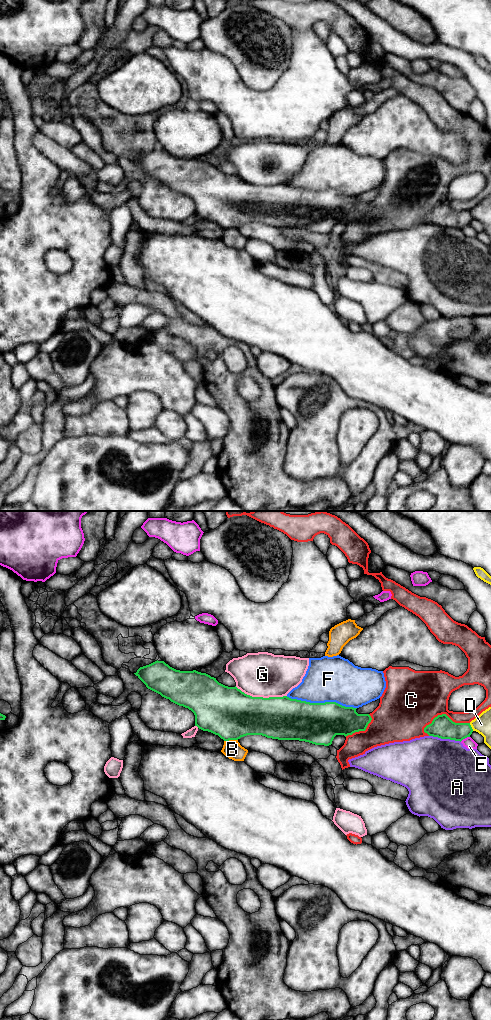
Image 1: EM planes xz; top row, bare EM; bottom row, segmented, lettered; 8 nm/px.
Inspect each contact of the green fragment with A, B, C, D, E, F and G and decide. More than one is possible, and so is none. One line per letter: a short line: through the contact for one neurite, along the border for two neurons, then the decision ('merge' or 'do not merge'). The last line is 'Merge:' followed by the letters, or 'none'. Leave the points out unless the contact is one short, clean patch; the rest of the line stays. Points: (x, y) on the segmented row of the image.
A: do not merge
B: do not merge
C: do not merge
D: do not merge
E: do not merge
F: do not merge
G: do not merge
Merge: none

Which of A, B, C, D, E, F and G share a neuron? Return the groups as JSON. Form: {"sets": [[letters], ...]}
{"sets": [["A"], ["B"], ["C"], ["D"], ["E", "G"], ["F"]]}

